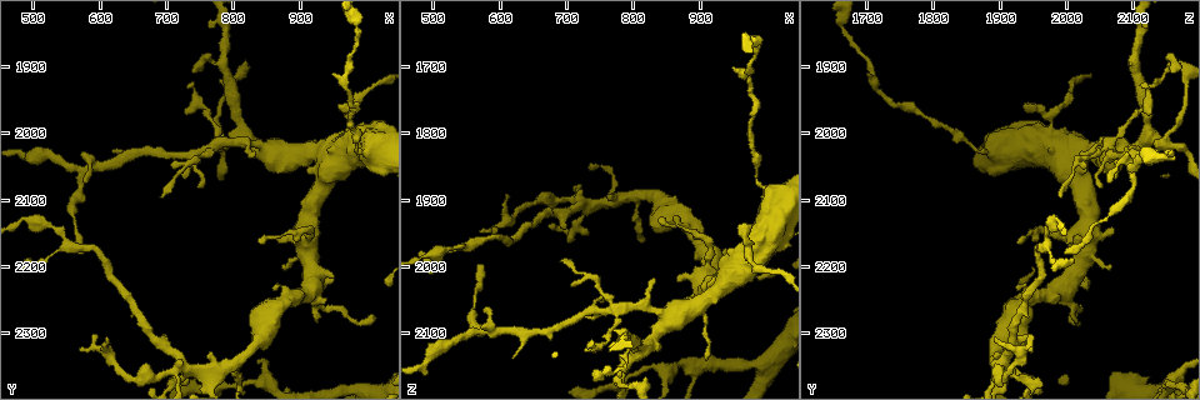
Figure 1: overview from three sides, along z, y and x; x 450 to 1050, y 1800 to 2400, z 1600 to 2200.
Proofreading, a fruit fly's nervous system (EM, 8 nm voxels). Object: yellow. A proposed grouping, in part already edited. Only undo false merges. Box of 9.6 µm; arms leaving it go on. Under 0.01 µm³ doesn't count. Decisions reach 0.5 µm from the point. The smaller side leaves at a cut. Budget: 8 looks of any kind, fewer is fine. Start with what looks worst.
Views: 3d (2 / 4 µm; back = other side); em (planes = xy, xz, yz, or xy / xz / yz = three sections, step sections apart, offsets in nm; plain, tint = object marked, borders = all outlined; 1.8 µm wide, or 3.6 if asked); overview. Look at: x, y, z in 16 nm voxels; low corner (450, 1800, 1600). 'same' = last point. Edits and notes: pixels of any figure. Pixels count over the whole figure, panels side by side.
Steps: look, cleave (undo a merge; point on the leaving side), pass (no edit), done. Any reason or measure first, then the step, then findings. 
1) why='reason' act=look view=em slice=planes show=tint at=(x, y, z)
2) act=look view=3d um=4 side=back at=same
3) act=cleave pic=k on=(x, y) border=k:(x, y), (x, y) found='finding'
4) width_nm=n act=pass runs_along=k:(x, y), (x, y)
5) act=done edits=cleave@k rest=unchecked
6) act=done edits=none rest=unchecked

why='sudden change in width' act=look view=em slice=planes show=tint at=(785, 2345, 1895)

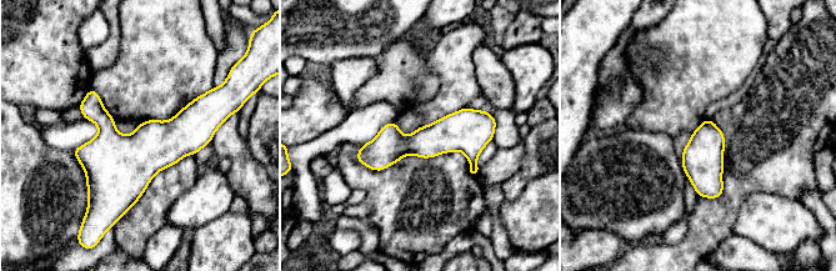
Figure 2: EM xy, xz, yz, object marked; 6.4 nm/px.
act=pass runs_along=2:(492, 123), (360, 157) found='one neuron here'

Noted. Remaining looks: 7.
act=look view=em um=3.6 slice=planes show=tint at=(945, 2030, 2015)

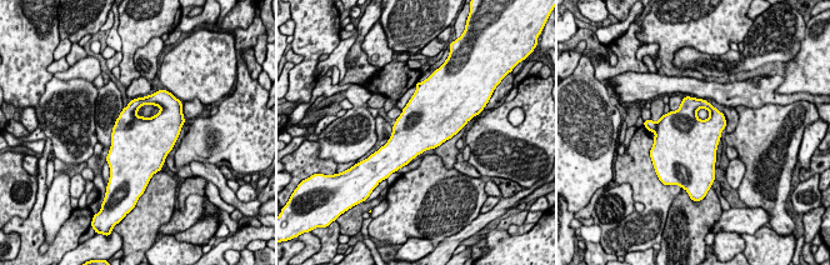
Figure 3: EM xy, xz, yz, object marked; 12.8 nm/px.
width_nm=650 act=pass found='continuous, no second neuron'

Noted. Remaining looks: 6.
why='sudden change in width' act=look view=3d um=2 side=back at=(570, 2060, 2095)

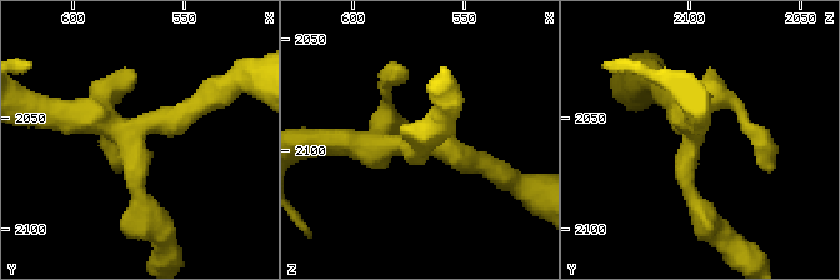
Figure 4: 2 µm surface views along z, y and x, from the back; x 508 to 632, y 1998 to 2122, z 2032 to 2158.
act=look view=em slice=yz step=4 show=tint at=(575, 2060, 2099)

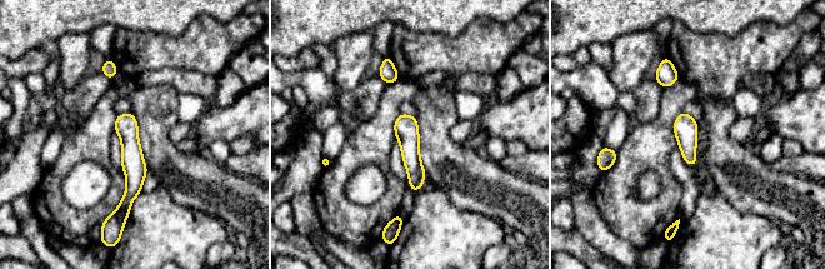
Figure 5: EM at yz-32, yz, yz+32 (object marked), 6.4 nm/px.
width_nm=150 act=pass runs_along=5:(130, 116), (133, 189), (124, 213) found='all the same neuron'

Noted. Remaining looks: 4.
why='thick turns thin' act=look view=3d um=4 at=(920, 2230, 1985)

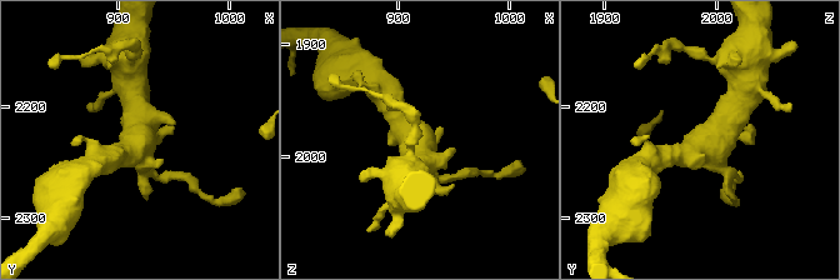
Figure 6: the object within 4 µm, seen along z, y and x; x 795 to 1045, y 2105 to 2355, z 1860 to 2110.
arms=3 why='shape alone is not enough' act=look view=em slice=planes show=tint at=(922, 2234, 1988)

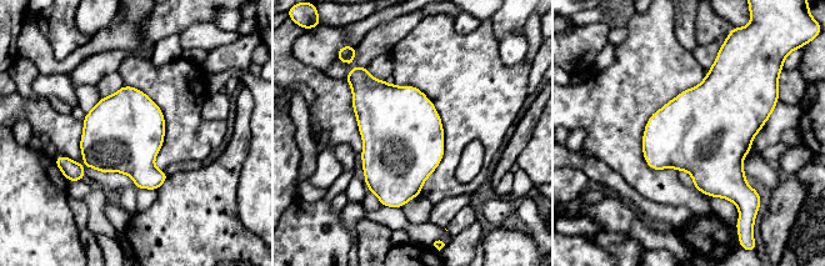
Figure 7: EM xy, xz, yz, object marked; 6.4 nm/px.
act=pass found='continuous, no second neuron'

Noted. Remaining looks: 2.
act=done edits=none rest=unchecked

